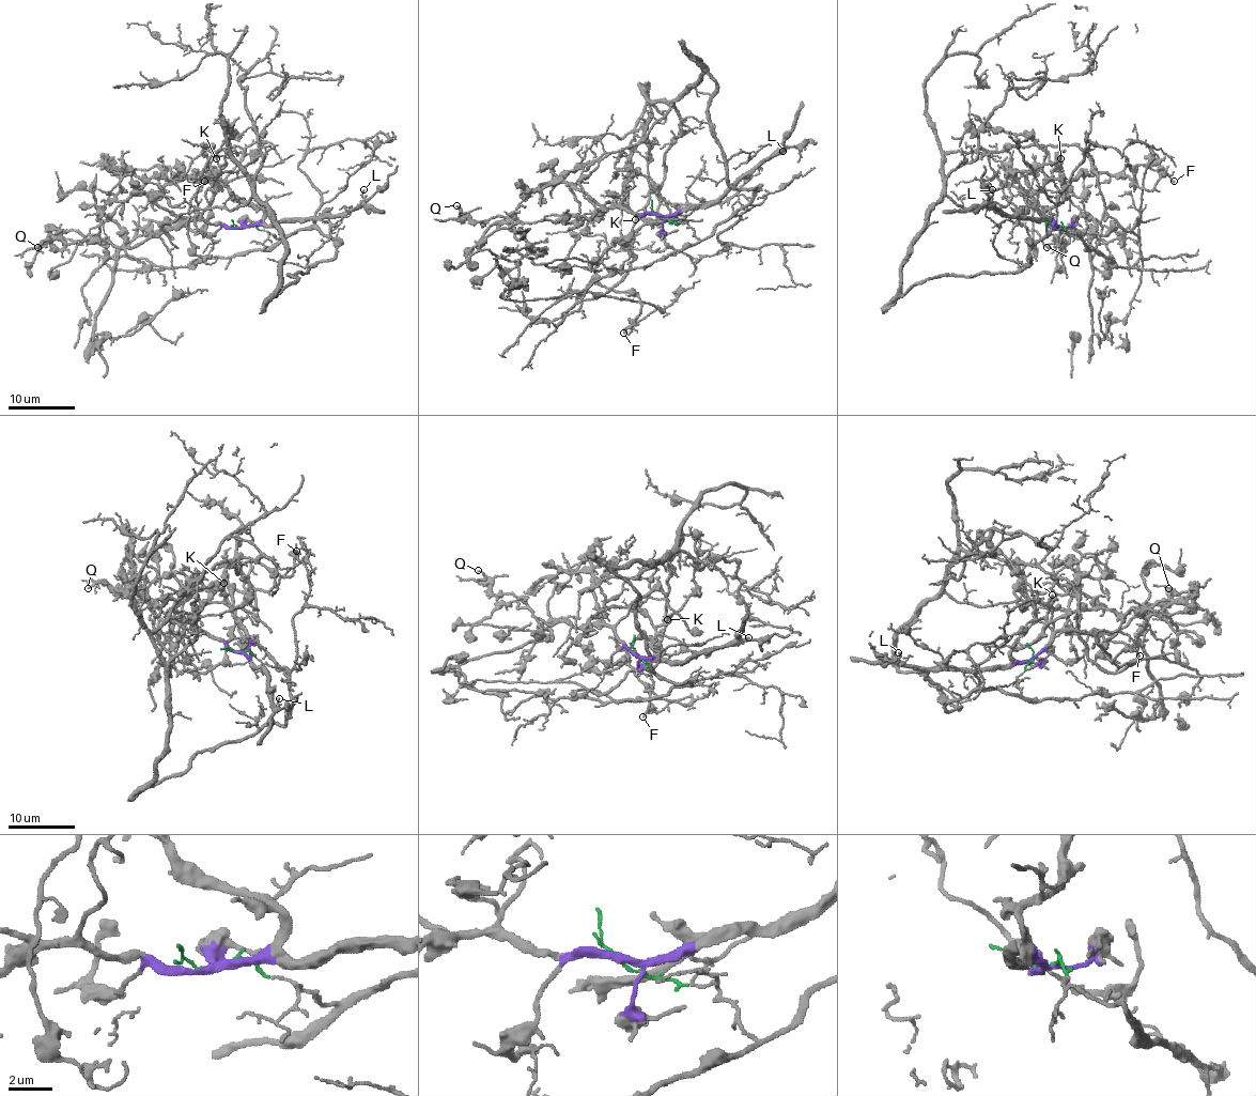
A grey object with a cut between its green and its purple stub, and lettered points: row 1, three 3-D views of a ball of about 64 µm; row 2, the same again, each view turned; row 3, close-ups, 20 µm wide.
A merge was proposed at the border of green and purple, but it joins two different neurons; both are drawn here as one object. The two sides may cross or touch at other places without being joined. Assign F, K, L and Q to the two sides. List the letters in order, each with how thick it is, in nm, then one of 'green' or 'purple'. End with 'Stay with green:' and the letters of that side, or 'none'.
F: 150 nm thick; purple
K: 110 nm thick; purple
L: 150 nm thick; purple
Q: 180 nm thick; purple
Stay with green: none

